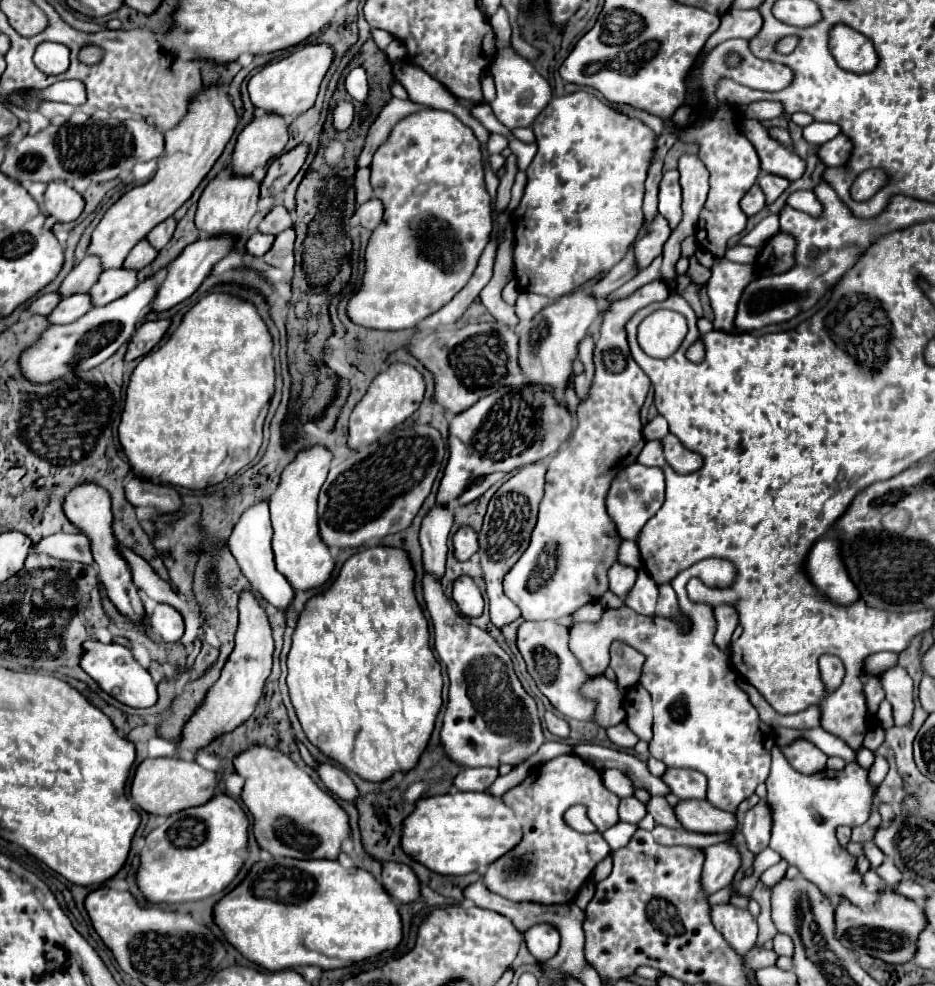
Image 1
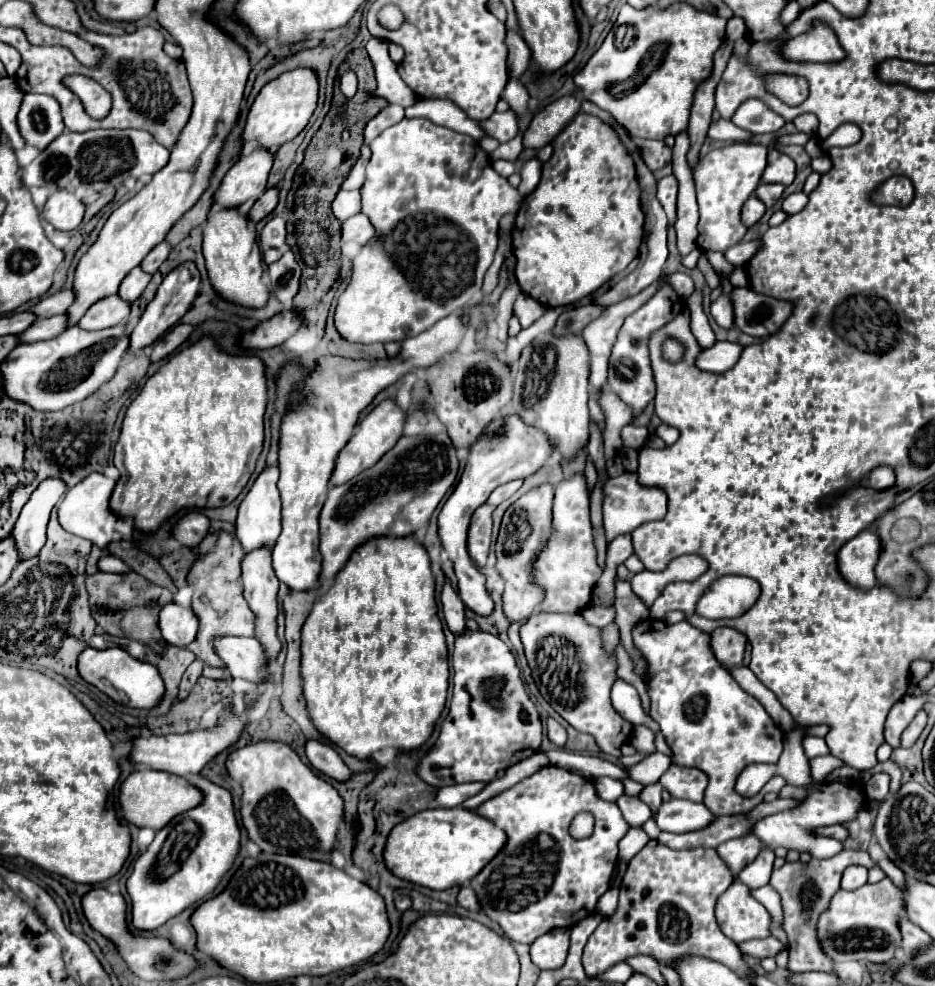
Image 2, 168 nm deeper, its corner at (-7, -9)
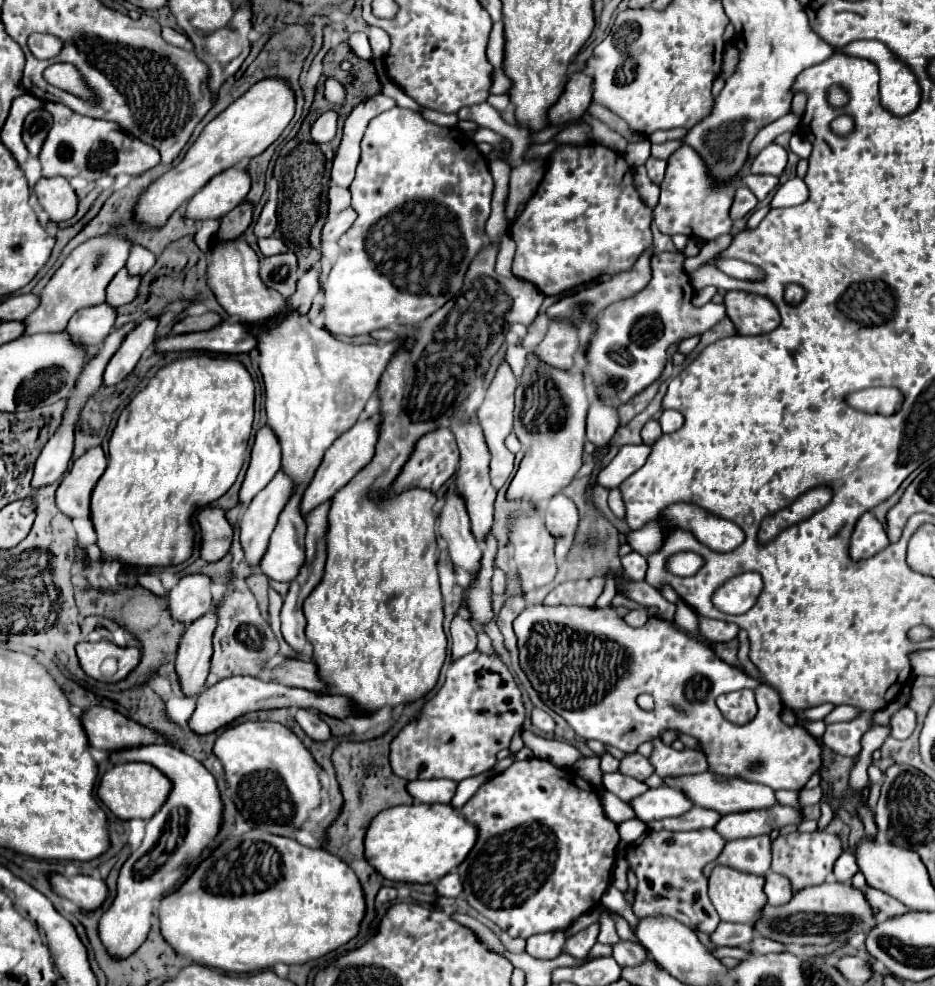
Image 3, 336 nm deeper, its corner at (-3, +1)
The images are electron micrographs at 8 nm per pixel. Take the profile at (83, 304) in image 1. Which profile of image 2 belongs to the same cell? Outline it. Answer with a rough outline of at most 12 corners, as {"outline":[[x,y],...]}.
{"outline":[[66,315],[36,319],[18,335],[20,343],[56,337],[66,329]]}

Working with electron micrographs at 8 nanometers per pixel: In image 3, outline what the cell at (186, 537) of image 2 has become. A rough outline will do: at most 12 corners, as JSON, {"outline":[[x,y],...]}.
{"outline":[[224,511],[196,513],[202,531],[200,557],[218,561],[228,553],[232,527]]}

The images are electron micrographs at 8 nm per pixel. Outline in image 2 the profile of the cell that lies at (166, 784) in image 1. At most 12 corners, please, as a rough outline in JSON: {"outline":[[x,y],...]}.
{"outline":[[134,771],[120,785],[124,819],[160,831],[198,805],[184,777]]}

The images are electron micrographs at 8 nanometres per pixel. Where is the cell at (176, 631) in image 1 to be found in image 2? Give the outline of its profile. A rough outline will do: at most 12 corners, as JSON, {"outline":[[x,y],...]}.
{"outline":[[168,603],[160,611],[162,637],[186,647],[198,633],[190,607]]}

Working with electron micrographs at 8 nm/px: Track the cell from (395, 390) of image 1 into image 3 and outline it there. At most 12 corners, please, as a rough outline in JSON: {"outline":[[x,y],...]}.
{"outline":[[378,417],[360,419],[324,453],[302,513],[330,499],[374,457]]}

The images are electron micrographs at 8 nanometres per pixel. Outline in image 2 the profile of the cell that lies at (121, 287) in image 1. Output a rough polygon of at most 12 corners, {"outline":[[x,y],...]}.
{"outline":[[114,295],[92,305],[78,321],[86,331],[124,323],[130,303]]}

